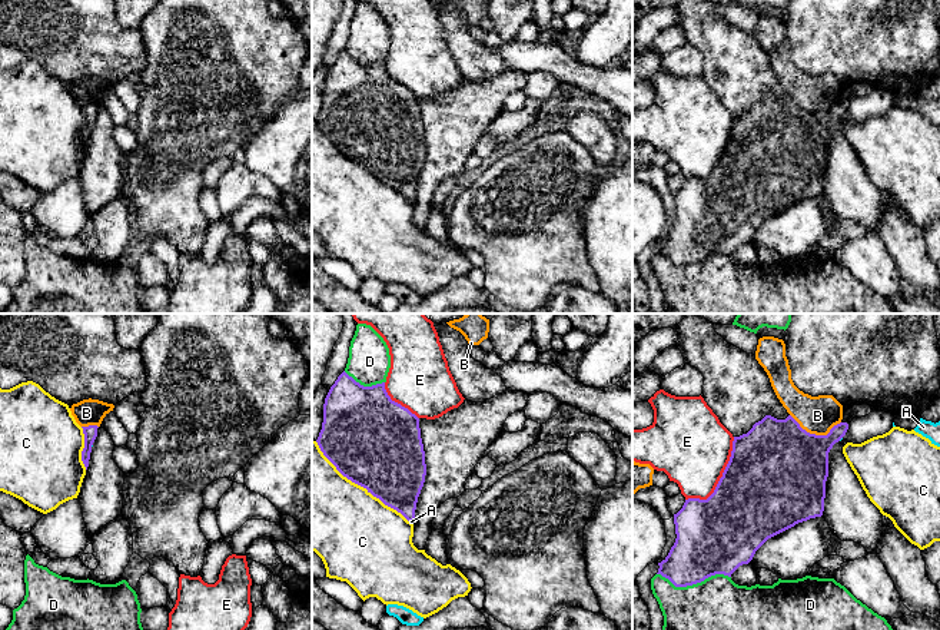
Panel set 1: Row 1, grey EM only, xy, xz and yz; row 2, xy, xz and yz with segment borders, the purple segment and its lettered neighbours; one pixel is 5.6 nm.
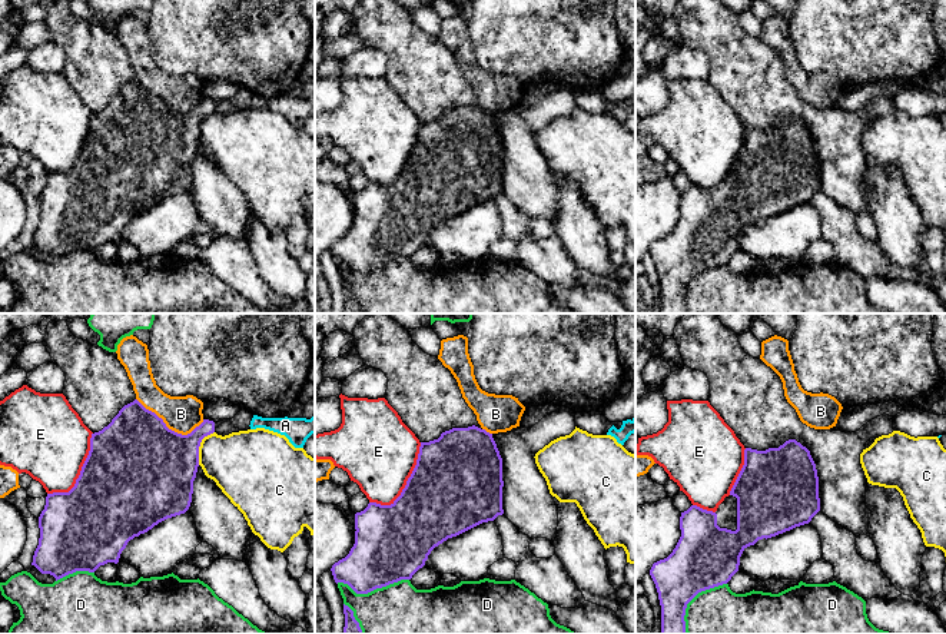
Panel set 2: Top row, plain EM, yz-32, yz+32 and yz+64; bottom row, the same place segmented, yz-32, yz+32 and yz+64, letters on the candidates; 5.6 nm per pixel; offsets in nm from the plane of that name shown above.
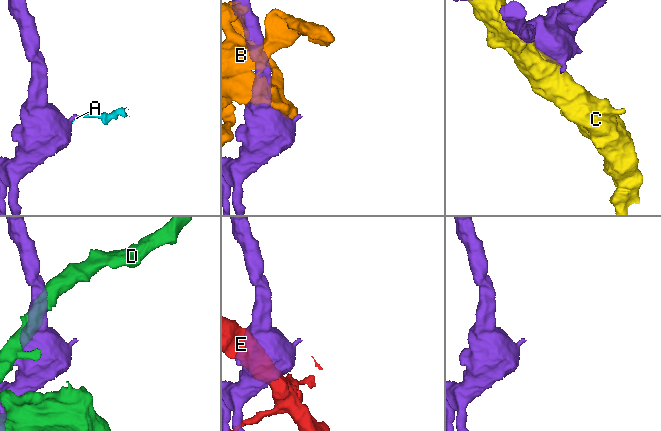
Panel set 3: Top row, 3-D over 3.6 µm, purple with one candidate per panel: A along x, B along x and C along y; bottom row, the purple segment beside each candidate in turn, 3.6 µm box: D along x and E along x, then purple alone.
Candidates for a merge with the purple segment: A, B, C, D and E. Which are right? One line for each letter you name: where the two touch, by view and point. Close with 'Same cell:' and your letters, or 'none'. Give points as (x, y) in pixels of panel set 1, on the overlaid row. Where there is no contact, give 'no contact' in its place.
A: contact yz (840, 438)
Same cell: A

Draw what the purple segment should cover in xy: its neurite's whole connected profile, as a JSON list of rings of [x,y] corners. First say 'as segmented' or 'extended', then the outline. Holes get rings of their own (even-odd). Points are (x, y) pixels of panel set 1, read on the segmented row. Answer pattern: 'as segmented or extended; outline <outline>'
as segmented; outline [[[89,425],[89,427],[82,427],[83,434],[84,434],[84,448],[82,451],[82,461],[87,470],[89,467],[89,460],[90,460],[90,452],[92,452],[92,445],[97,437],[97,425]]]

